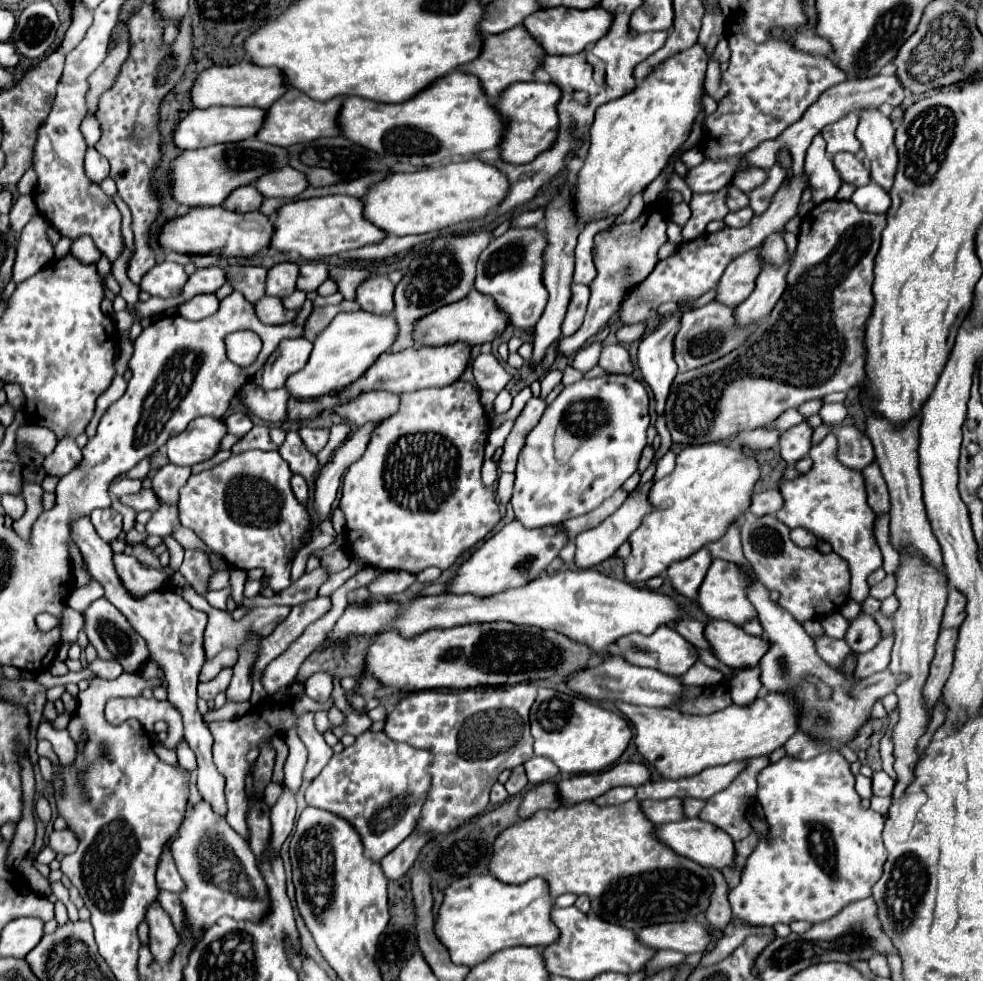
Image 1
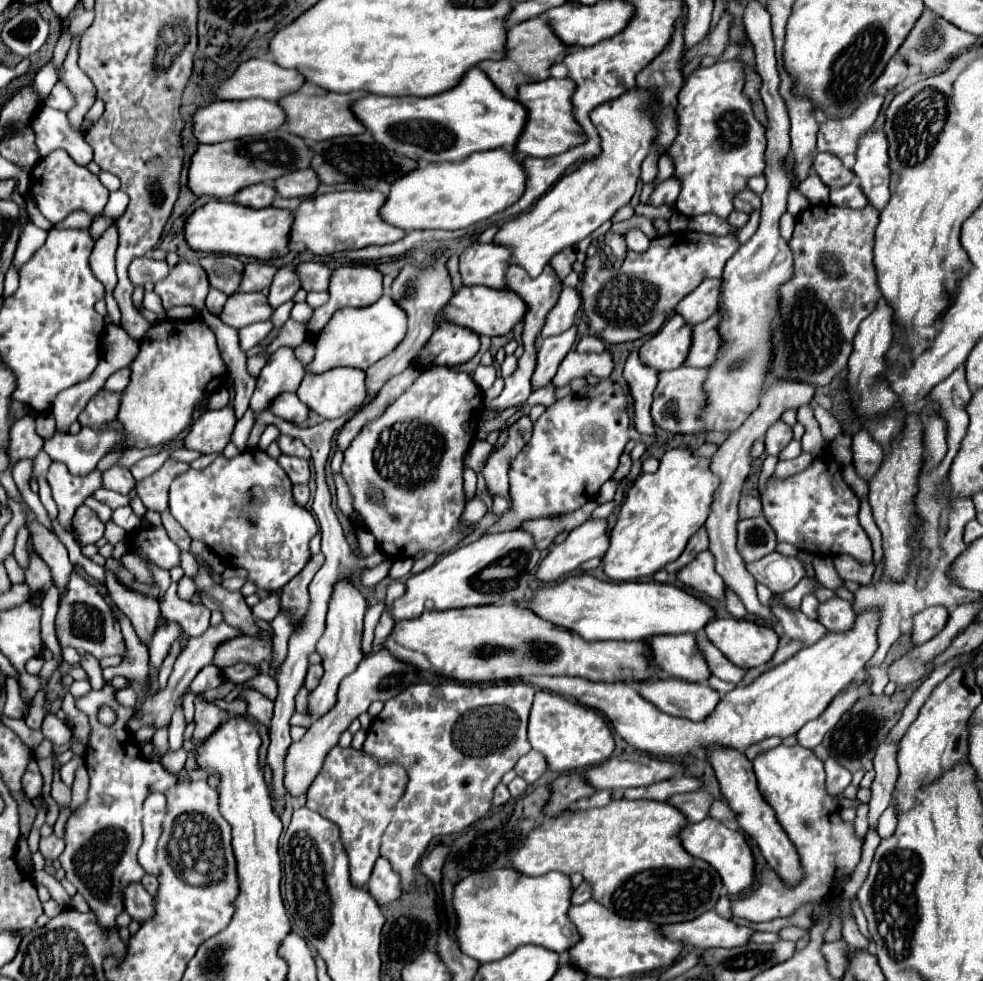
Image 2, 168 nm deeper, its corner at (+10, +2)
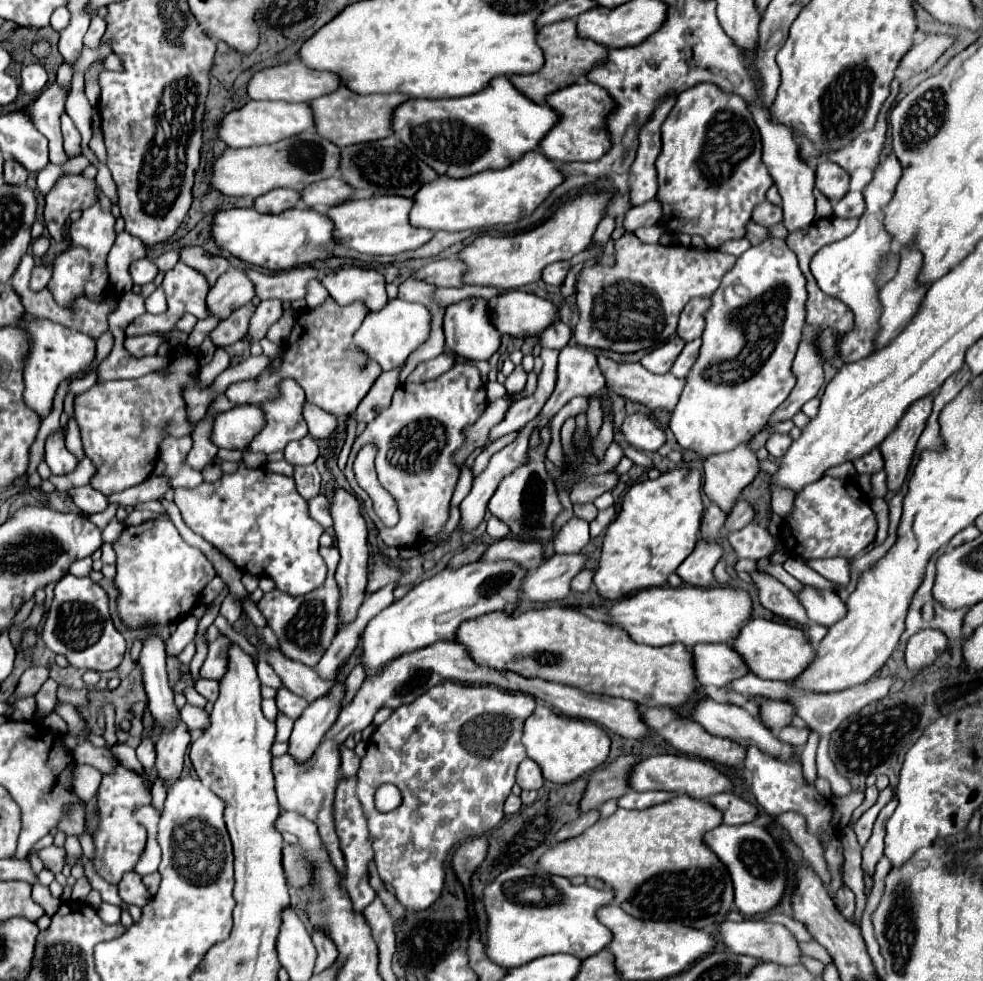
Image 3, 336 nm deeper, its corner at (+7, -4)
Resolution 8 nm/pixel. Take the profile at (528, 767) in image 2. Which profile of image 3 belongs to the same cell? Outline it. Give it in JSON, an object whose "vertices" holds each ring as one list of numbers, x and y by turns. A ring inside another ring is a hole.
{"vertices":[[531,759,521,761,521,765,517,769,517,785,521,789,541,789,543,783,545,783,545,779,541,775,539,765]]}

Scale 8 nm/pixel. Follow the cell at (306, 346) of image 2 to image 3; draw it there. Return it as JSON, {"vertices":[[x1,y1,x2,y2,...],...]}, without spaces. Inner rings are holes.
{"vertices":[[327,297,313,309,305,309,297,315,291,335,287,337,279,369,269,365,255,379,233,383,225,395,233,405,261,405,269,399,279,397,281,381,295,379,305,389,309,403,337,417,347,417,353,409,357,409,365,393,369,393,369,389,373,387,373,381,381,375,377,361,369,361,365,353,357,353,351,343,353,333,359,329,367,313,369,309,365,309,361,301,341,307,331,297]]}

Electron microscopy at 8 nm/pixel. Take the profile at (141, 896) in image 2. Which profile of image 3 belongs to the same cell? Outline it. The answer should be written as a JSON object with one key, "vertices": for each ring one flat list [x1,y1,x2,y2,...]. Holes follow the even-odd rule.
{"vertices":[[135,871,125,873,125,877,121,877,121,881,119,881,117,887,119,887,119,897,125,903,133,903,133,905,143,907,151,899,149,891,141,883,141,875,137,875]]}

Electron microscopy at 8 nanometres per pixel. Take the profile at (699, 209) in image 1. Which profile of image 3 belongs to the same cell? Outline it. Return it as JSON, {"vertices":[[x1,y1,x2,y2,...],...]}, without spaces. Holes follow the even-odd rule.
{"vertices":[[695,85,677,97,675,107,661,127,661,139,663,149,655,161,659,185,655,199,661,203,663,213,653,227,643,227,641,231,635,231,635,235,643,243,657,243,663,233,699,235,709,249,717,249,729,239,743,239,753,209,767,201,765,193,773,185,773,179,761,161,761,135,757,133,757,125,745,101,737,95,723,93,717,85]]}

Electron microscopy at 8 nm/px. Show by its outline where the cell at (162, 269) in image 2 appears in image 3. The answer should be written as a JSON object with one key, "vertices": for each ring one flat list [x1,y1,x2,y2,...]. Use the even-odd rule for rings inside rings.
{"vertices":[[143,257,143,259,139,259,139,261,133,261,133,265,131,265,131,277,133,277,133,283,145,285,145,283,153,281,155,275,157,275,157,271,159,271,159,269,157,269,147,257]]}

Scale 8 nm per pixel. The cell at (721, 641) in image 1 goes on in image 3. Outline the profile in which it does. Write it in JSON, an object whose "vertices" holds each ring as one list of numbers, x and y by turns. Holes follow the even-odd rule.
{"vertices":[[751,619,733,641,733,647,743,655,749,671,753,671,761,679,779,679,779,681,795,681,805,667,815,659,813,643,805,637,801,627,789,623,777,623,767,619]]}

